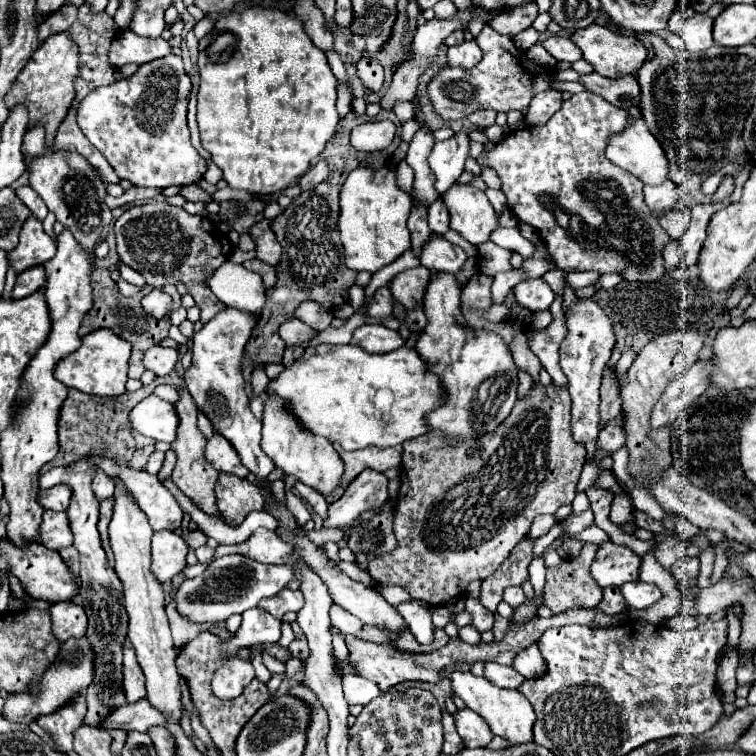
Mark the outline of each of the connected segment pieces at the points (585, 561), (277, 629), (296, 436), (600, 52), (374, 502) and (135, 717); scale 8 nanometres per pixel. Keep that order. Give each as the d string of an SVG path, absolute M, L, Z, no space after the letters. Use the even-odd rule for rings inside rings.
M583 544L577 558L563 560L559 566L547 566L543 604L551 608L553 614L573 606L593 608L601 602L603 590L589 574L589 566L597 548L597 544Z
M261 608L243 612L241 628L221 644L221 658L237 656L237 650L251 648L255 644L277 644L281 638L281 620L273 618Z
M273 392L267 394L265 410L263 410L263 440L261 440L263 452L281 468L285 474L295 474L303 484L315 488L323 496L333 492L343 474L343 464L335 448L327 438L315 438L315 434L309 434L307 430L301 430L301 422L293 418L293 412L289 410L289 404L281 398L277 398Z
M591 24L583 30L577 30L571 34L571 42L577 44L583 52L583 58L593 64L595 72L597 74L603 74L605 78L621 78L621 76L627 76L627 74L635 74L645 58L647 58L647 50L643 46L641 40L637 40L635 36L623 36L623 34L617 34L605 26L599 26L599 24Z
M363 470L347 488L347 492L343 494L343 498L339 498L337 502L333 502L329 506L329 518L325 520L325 528L329 526L347 526L353 524L355 520L359 520L365 512L373 512L377 510L383 502L387 500L387 478L381 472L375 470Z
M145 698L135 704L117 706L117 710L113 710L113 714L107 714L101 722L103 730L119 728L125 732L131 732L131 730L147 732L151 726L165 726L165 718Z

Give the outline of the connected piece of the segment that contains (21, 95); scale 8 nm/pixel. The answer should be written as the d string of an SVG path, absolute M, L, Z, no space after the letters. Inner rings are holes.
M67 32L53 34L33 52L31 60L27 62L27 66L21 70L21 74L17 76L17 80L5 94L5 104L9 110L13 110L17 104L25 104L25 108L29 112L27 130L29 130L29 126L37 126L37 122L45 122L47 146L53 144L55 132L57 132L59 124L63 122L63 118L67 116L67 110L73 102L73 96L75 96L73 80L75 80L77 72L79 72L79 52L77 52L75 42L69 38Z

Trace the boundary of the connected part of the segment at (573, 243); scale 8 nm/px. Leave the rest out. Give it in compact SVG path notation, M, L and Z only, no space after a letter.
M593 92L573 94L545 126L527 126L509 132L491 150L483 148L477 158L479 166L493 168L501 178L501 190L507 196L509 210L525 224L535 226L547 244L557 268L563 270L597 270L601 274L619 272L625 280L651 282L665 274L661 250L669 242L669 234L659 226L643 202L643 182L615 166L605 158L605 146L611 134L625 128L627 110L615 108Z

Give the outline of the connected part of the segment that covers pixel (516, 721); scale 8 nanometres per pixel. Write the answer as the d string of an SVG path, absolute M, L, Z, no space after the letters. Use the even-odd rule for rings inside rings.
M461 670L451 674L451 686L453 686L453 694L457 694L467 704L467 708L477 712L489 724L491 732L495 736L505 738L509 746L519 746L533 740L535 712L531 702L521 692L497 688L489 684L489 680L485 680L483 676L473 676L471 672L461 672Z

